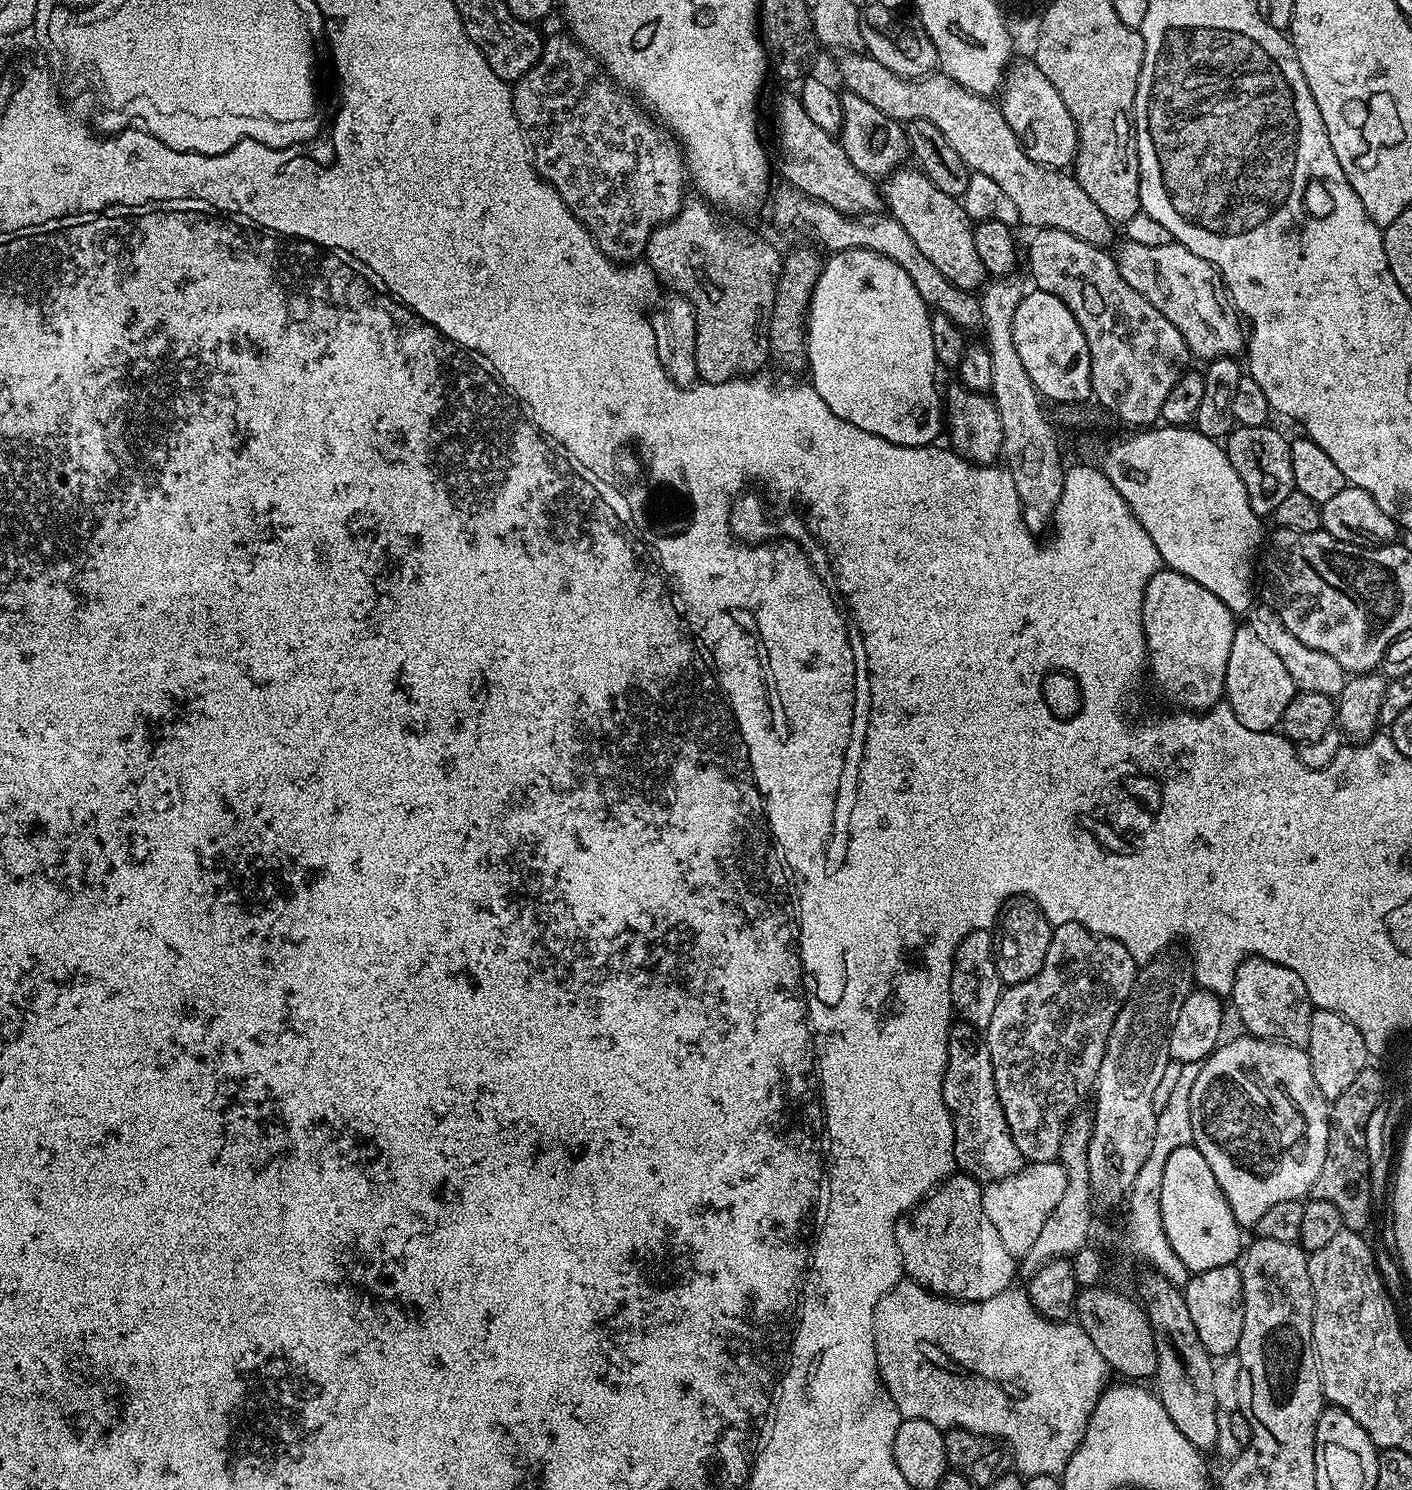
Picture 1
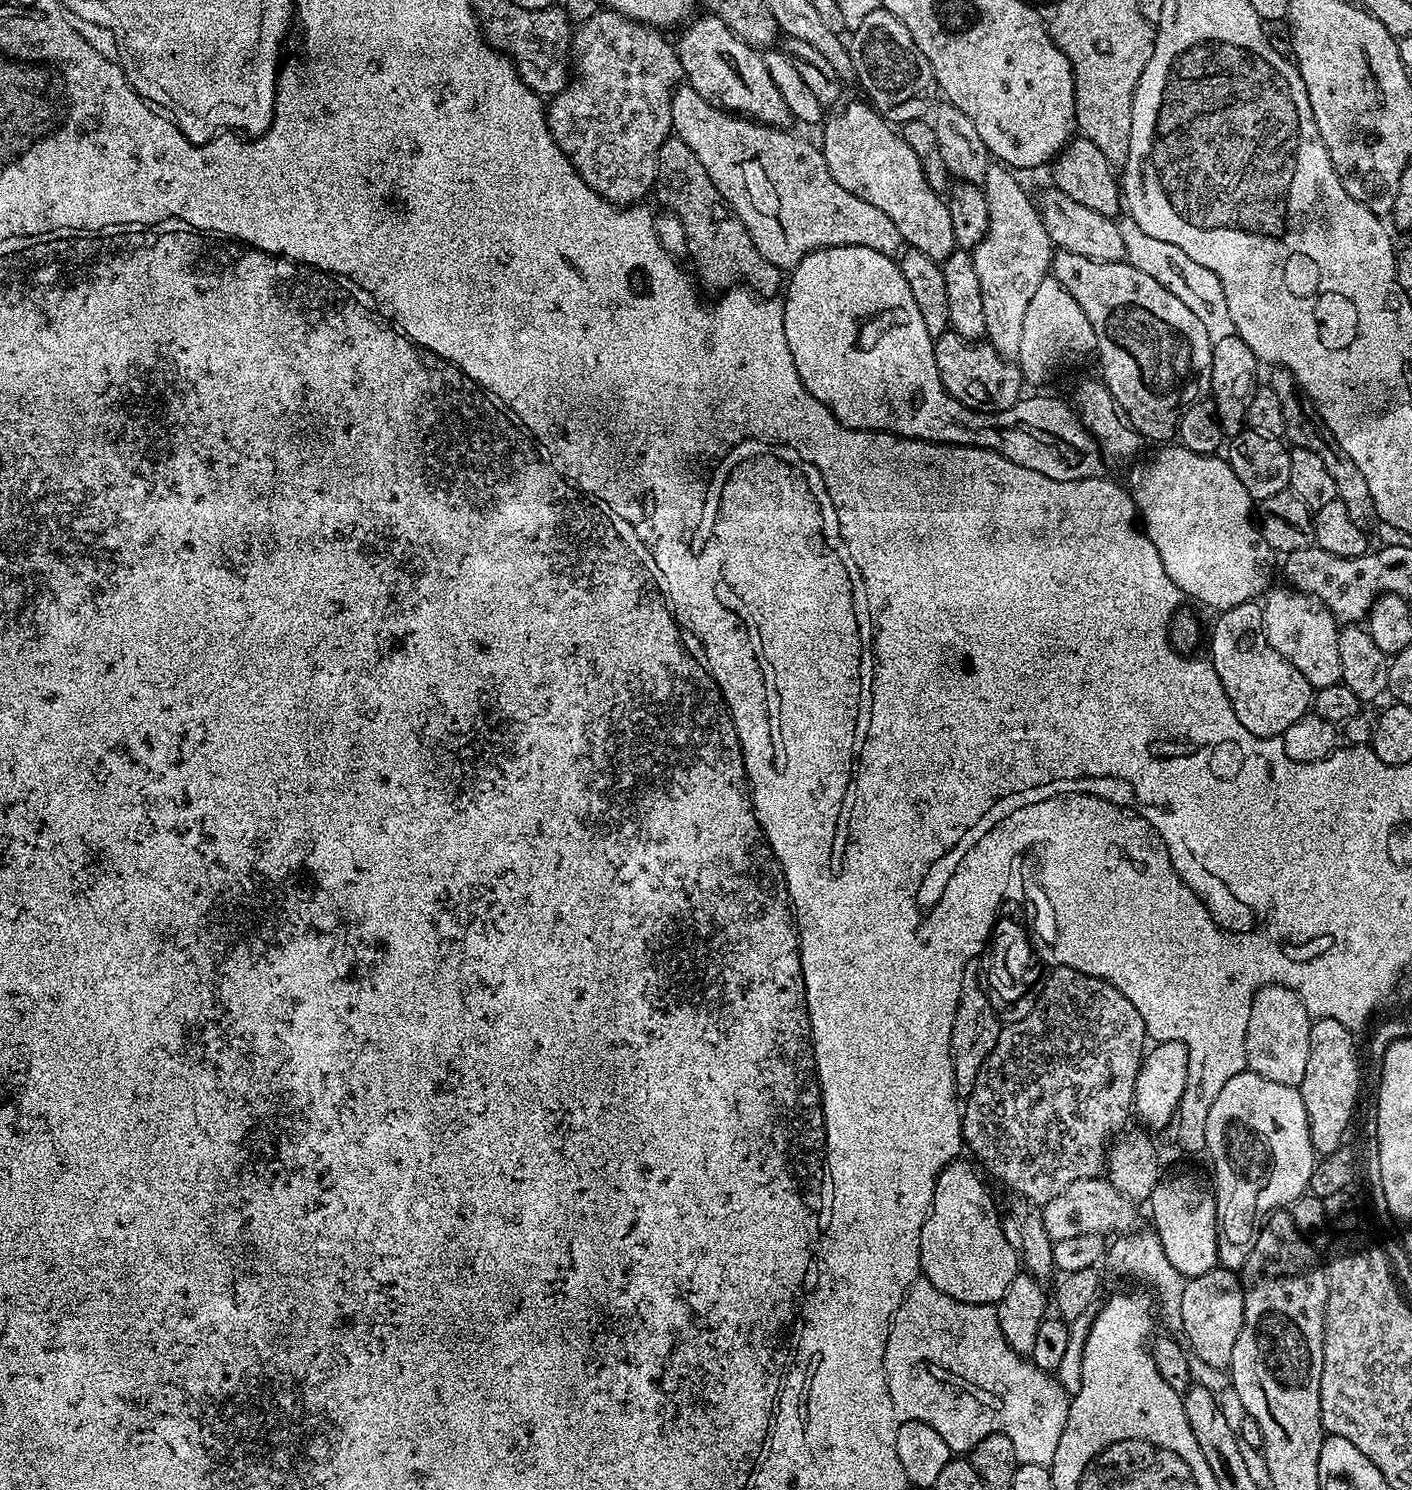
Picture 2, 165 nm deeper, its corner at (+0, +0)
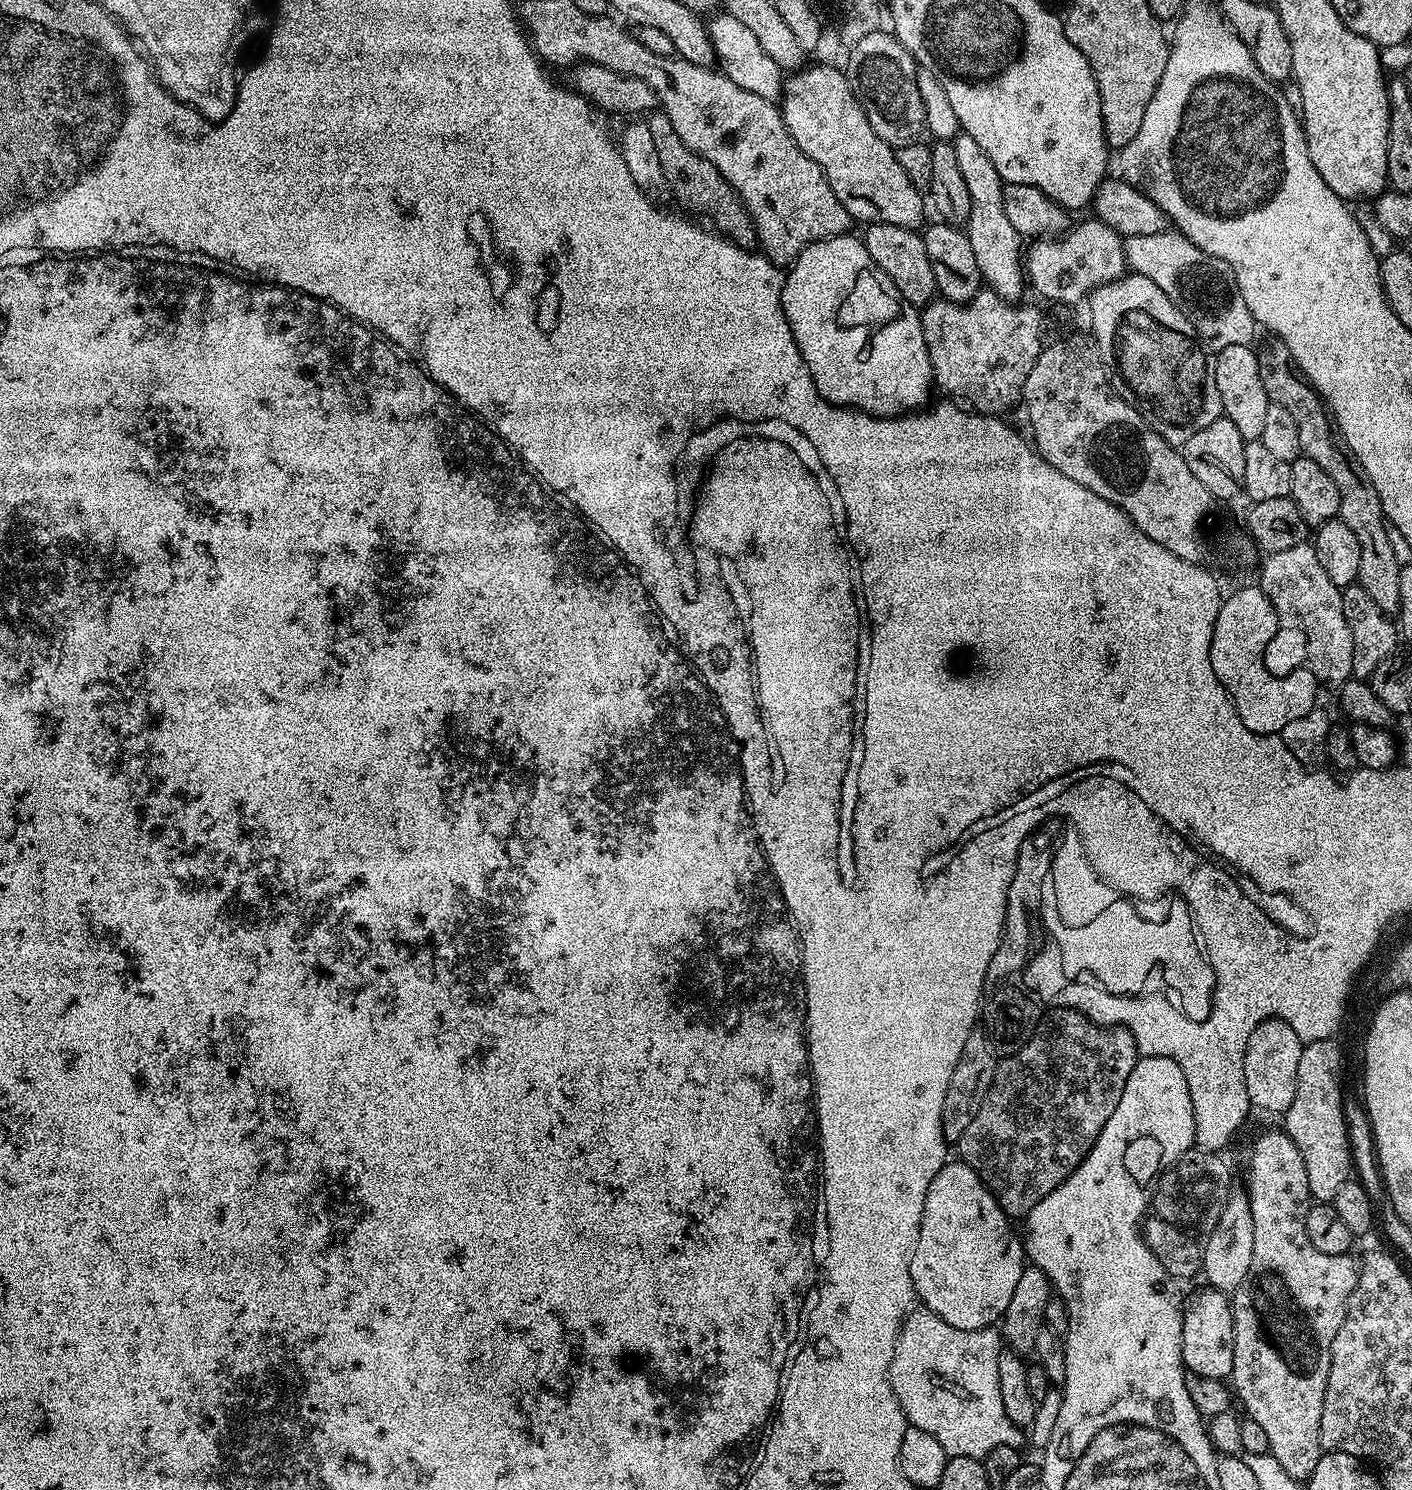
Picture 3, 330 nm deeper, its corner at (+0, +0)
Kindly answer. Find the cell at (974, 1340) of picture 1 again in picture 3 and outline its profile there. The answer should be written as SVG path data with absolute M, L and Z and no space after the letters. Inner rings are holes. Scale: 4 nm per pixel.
M923 1306L909 1312L900 1326L894 1358L888 1371L888 1380L904 1411L904 1419L911 1427L926 1430L926 1434L934 1434L934 1438L942 1442L942 1450L946 1450L949 1457L969 1456L980 1460L990 1454L994 1446L1019 1449L1023 1440L1025 1443L1025 1433L1024 1436L1020 1433L1023 1432L1021 1425L1010 1422L1006 1406L1002 1406L1002 1390L998 1390L998 1358L1001 1351L1002 1336L995 1327L958 1330L958 1326L942 1322L938 1314L929 1312Z

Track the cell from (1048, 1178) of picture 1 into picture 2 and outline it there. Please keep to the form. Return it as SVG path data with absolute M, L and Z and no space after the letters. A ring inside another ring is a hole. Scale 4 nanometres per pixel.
M1103 1175L1082 1178L1042 1205L1045 1232L1053 1242L1093 1234L1127 1234L1137 1227L1137 1205Z

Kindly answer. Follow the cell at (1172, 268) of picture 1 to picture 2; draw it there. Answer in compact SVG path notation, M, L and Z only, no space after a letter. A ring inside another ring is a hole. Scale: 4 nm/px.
M1054 186L1038 196L1038 213L1044 223L1046 234L1050 234L1053 245L1061 252L1082 254L1082 258L1090 258L1098 262L1120 262L1124 260L1124 247L1120 225L1111 216L1098 214L1098 210L1090 210L1082 206L1082 202L1074 202L1066 194L1062 194Z

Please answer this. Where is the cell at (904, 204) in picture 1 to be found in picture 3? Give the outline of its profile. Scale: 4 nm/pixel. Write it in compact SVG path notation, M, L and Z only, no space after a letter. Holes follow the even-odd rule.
M817 62L812 66L793 71L784 82L778 107L790 138L794 138L802 154L818 162L838 202L846 206L853 221L919 229L925 223L926 200L921 189L906 178L906 170L902 170L896 157L896 148L874 134L874 126L870 126L843 71Z

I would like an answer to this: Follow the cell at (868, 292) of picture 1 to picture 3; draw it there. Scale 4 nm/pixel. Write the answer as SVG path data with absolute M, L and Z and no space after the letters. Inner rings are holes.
M845 234L843 236L831 236L825 240L816 240L804 247L796 255L784 277L782 310L786 314L786 322L790 322L794 342L810 370L814 386L823 400L838 404L842 408L854 408L857 412L868 412L872 416L903 416L923 409L929 403L928 395L934 392L934 381L932 379L932 367L930 366L930 354L926 350L926 342L922 338L920 312L917 305L906 302L906 298L902 298L902 294L898 294L898 286L894 286L890 277L876 265L874 258L870 258L863 239L856 237L855 240L852 234Z

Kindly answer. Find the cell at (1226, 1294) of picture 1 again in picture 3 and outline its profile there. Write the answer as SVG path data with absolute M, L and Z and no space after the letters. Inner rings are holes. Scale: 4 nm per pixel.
M1201 1287L1201 1292L1196 1292L1188 1300L1188 1305L1183 1305L1184 1321L1182 1322L1182 1358L1185 1369L1193 1376L1201 1378L1214 1378L1227 1381L1232 1374L1234 1366L1234 1318L1232 1317L1232 1301L1225 1293L1216 1288Z

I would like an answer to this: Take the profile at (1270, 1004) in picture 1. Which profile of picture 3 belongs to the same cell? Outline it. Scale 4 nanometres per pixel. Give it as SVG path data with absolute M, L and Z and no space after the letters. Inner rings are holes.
M1264 1020L1250 1034L1250 1042L1246 1042L1246 1058L1244 1059L1244 1073L1246 1074L1246 1094L1249 1105L1253 1109L1261 1108L1264 1112L1283 1114L1294 1102L1294 1090L1298 1078L1298 1058L1302 1058L1305 1043L1294 1034L1294 1030L1287 1020Z

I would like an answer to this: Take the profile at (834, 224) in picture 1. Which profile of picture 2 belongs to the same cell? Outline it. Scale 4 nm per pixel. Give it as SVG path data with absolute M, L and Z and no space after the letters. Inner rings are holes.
M687 86L677 87L673 92L670 118L673 133L680 136L690 150L694 150L706 174L710 174L710 182L718 186L718 194L722 194L722 198L731 206L732 215L746 226L754 246L758 246L758 254L762 254L762 258L766 258L766 262L775 268L796 268L802 258L820 248L866 246L890 257L895 257L901 251L902 241L894 221L882 214L878 206L850 194L850 190L842 190L826 166L823 151L817 145L815 148L810 141L795 136L792 130L770 128L767 124L757 124L754 120L724 112L710 106L693 88Z

